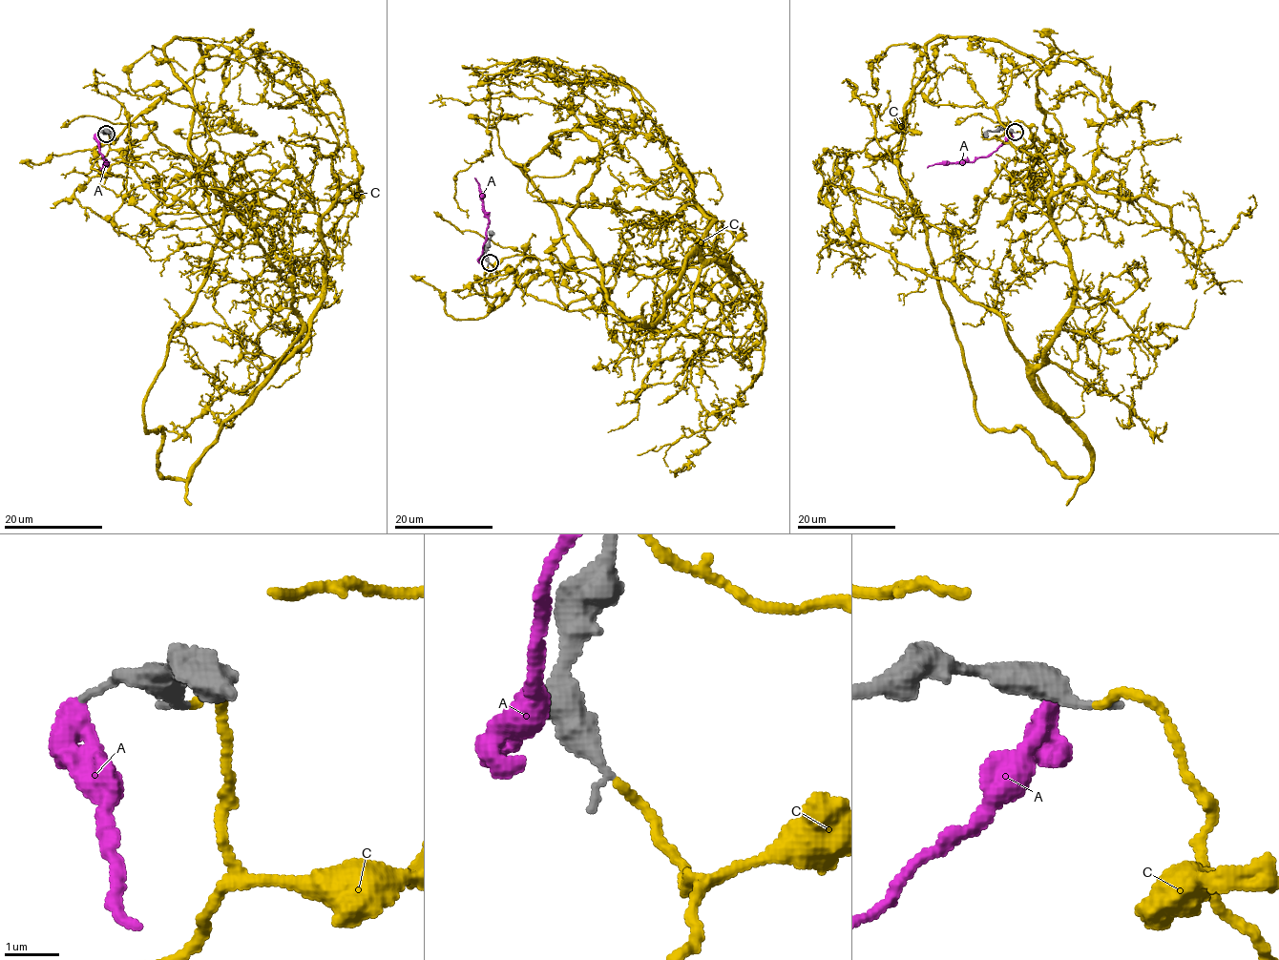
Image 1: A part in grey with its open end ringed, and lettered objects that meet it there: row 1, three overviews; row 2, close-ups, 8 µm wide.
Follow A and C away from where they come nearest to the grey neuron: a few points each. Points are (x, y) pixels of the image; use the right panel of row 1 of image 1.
A: (1011, 131), (1011, 135), (994, 151), (973, 160), (944, 162), (927, 167)
C: (1016, 133), (1061, 147), (1039, 67), (943, 37), (927, 99), (1051, 172), (1049, 362), (1143, 289)

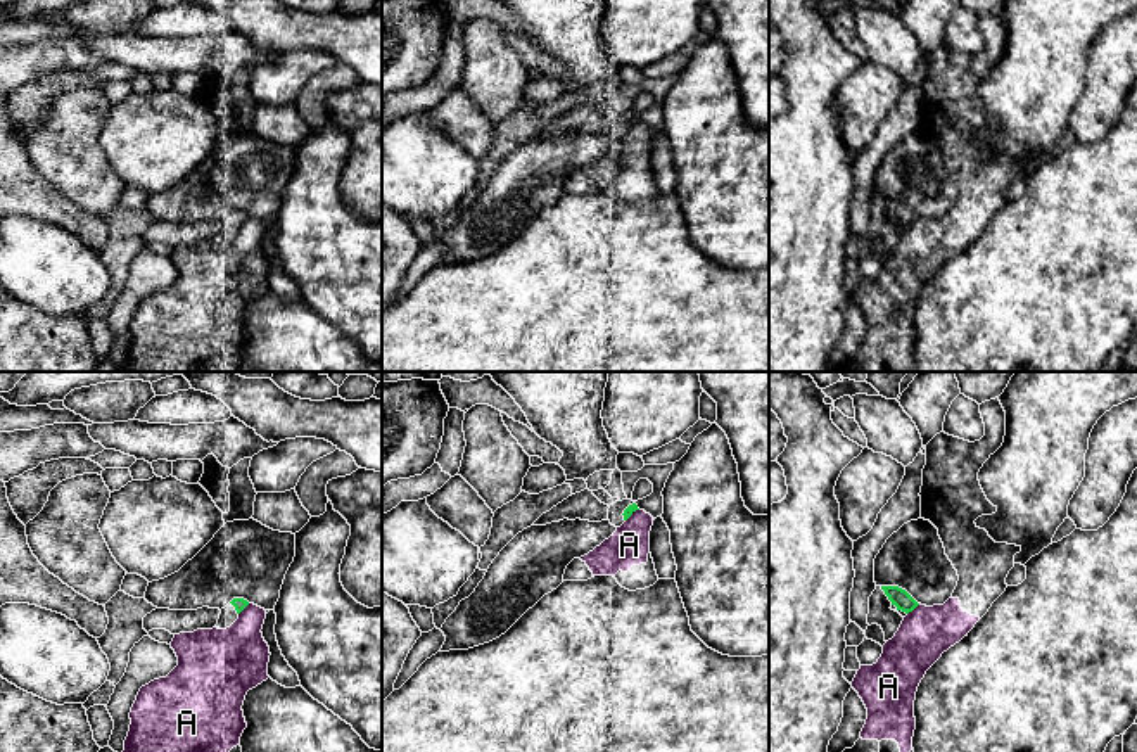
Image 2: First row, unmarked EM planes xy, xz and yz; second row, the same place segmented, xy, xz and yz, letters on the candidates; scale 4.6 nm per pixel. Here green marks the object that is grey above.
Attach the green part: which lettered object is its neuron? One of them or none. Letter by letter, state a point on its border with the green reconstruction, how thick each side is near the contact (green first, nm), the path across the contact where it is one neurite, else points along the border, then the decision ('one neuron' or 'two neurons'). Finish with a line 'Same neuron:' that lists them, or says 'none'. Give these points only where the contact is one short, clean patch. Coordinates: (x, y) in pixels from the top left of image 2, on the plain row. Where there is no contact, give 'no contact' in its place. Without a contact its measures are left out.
A: contact yz (913, 222); calibres 90 and 240 nm; two neurons
C: no contact; one neuron
Same neuron: C

